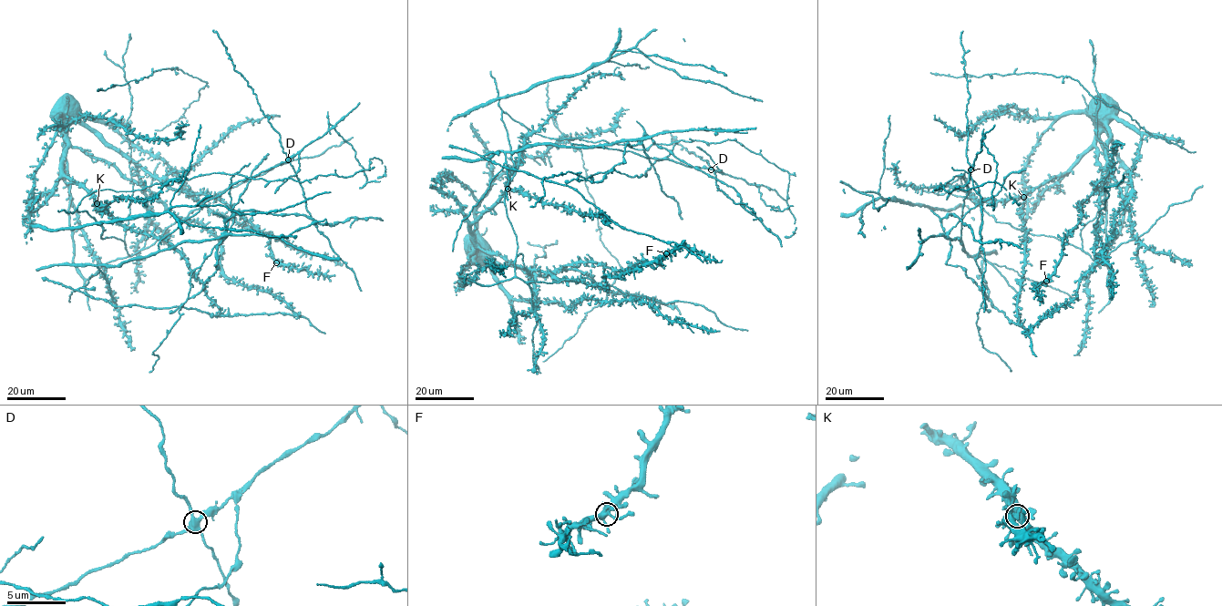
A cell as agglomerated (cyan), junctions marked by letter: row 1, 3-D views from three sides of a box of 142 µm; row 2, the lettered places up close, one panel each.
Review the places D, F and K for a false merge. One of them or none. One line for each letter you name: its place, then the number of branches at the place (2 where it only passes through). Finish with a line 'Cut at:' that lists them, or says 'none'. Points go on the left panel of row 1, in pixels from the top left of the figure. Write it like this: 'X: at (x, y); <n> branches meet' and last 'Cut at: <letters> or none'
D: at (288, 159); 4 branches meet
Cut at: D

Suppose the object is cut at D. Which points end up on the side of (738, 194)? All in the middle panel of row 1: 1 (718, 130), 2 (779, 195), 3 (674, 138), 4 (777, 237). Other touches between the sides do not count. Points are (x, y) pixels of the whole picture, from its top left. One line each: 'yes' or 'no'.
1: yes
2: yes
3: no
4: yes

